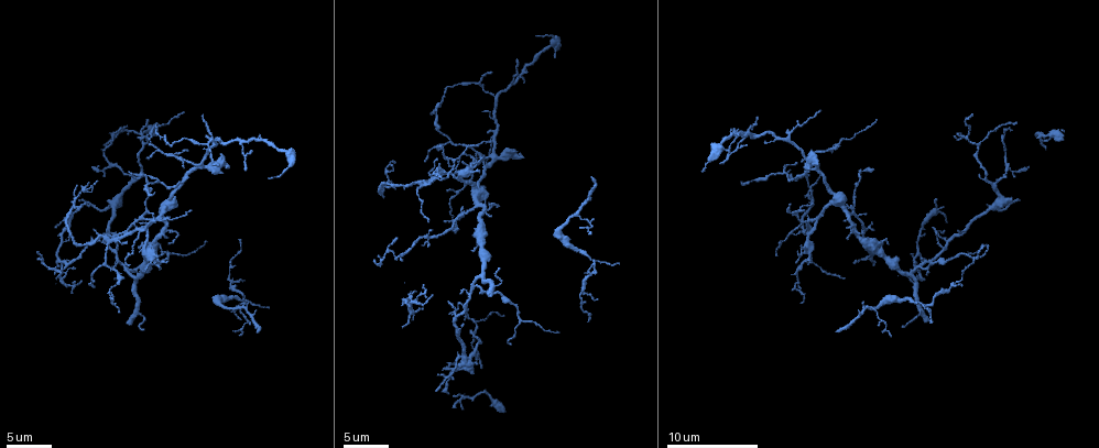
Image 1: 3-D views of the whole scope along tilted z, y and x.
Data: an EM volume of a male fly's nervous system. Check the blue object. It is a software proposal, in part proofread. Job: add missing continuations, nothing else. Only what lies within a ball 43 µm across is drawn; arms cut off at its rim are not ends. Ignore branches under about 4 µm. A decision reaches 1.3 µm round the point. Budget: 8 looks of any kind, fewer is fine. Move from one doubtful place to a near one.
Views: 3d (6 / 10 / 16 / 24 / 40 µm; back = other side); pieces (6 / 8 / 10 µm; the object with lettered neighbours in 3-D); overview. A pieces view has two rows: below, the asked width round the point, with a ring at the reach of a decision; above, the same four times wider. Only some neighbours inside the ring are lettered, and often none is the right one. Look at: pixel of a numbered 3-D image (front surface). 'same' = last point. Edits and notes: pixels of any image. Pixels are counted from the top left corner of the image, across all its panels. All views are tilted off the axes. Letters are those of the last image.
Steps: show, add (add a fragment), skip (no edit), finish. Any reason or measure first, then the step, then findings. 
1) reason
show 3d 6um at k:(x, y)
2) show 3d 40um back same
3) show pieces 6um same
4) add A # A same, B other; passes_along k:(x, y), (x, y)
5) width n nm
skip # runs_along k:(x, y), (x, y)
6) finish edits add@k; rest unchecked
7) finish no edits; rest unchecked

an open end
show 3d 10um at 1:(957, 137)

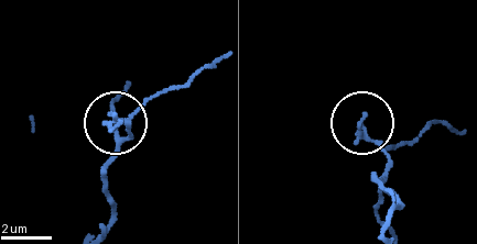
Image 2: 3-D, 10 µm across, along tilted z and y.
show pieces 8um at 2:(118, 120)

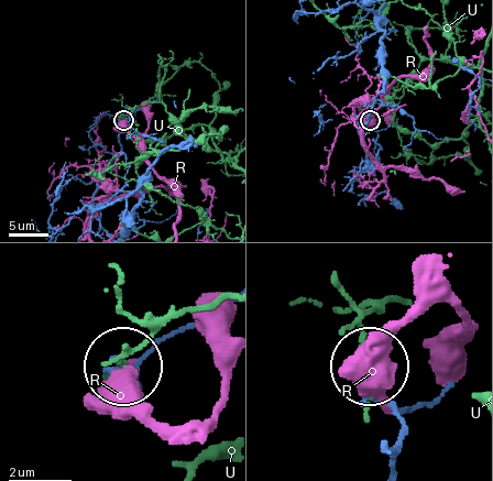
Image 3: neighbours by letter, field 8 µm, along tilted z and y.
width 160 nm
skip # R other, U other; no lettered fragment goes on from it

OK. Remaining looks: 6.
branch stops here
show pieces 10um at 1:(106, 230)

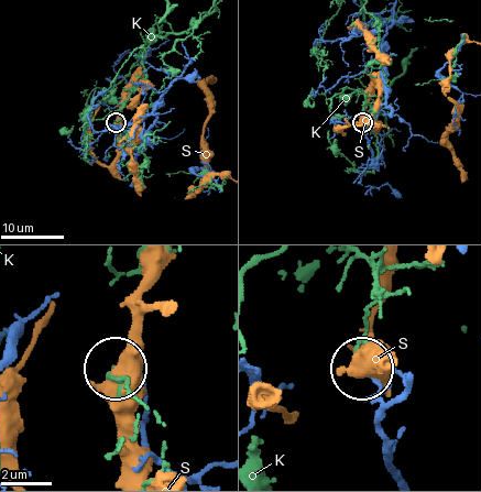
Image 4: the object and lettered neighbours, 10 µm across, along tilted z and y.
skip # K other, S other; none of them fits

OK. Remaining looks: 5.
an open end
show pieces 6um at 1:(456, 231)

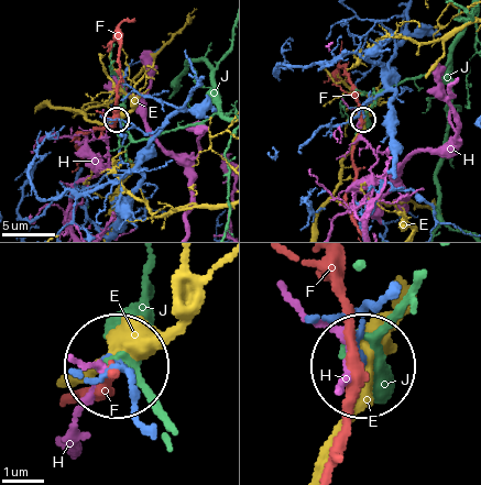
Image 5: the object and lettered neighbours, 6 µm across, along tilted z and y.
skip # E other, F other, H other, J other; no lettered fragment goes on from it

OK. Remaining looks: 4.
an open end
show 3d 6um at 1:(815, 164)

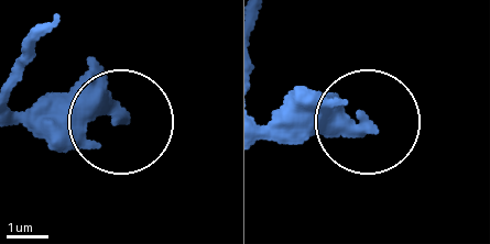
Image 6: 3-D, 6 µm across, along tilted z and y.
show pieces 6um at 6:(121, 115)

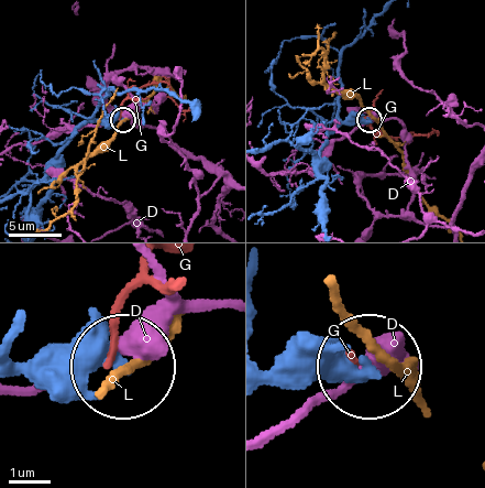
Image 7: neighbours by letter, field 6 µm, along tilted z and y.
skip # D other, G other, L other; runs_along 7:(265, 387), (362, 367); no lettered fragment goes on from it

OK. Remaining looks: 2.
finish no edits; rest unchecked

